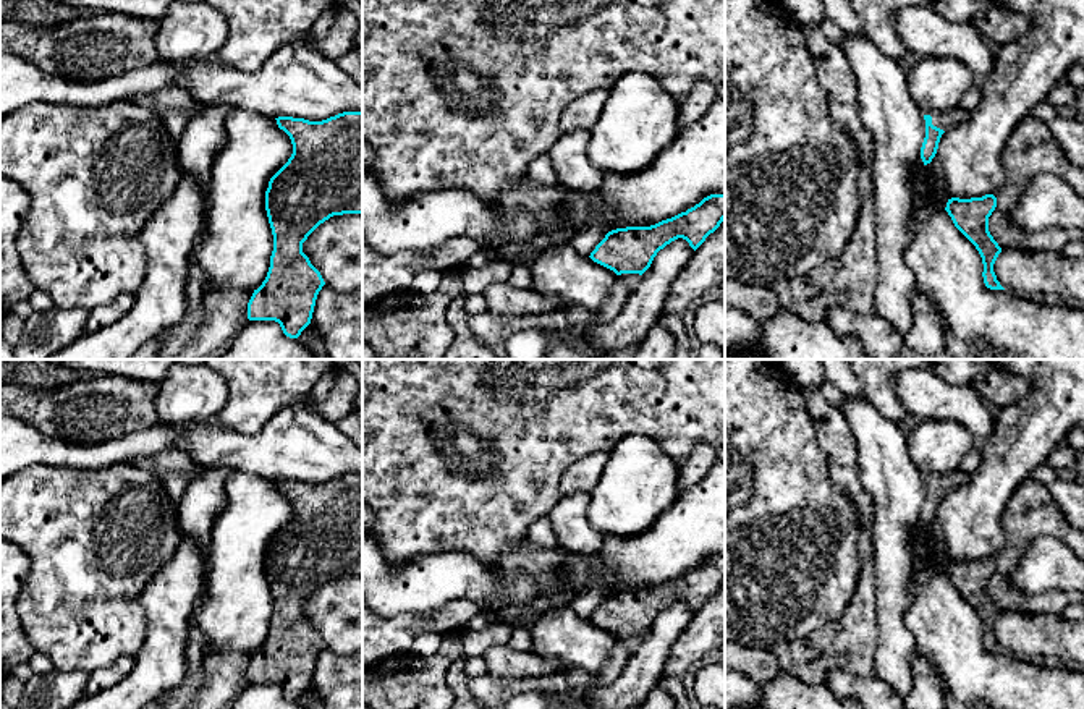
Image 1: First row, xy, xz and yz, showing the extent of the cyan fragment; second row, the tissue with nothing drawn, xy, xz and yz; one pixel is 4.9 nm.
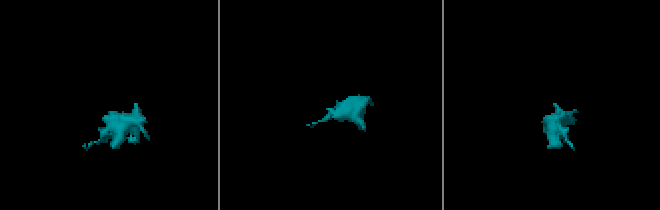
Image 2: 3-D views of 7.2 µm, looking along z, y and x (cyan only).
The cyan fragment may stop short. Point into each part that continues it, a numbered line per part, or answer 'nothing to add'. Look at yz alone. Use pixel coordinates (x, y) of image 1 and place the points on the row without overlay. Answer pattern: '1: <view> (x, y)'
1: yz (944, 483)

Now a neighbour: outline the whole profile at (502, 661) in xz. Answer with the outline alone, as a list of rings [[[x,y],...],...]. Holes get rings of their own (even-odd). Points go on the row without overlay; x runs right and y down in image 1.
[[[510,644],[492,646],[484,656],[487,673],[500,678],[532,678],[565,672],[557,660]]]

